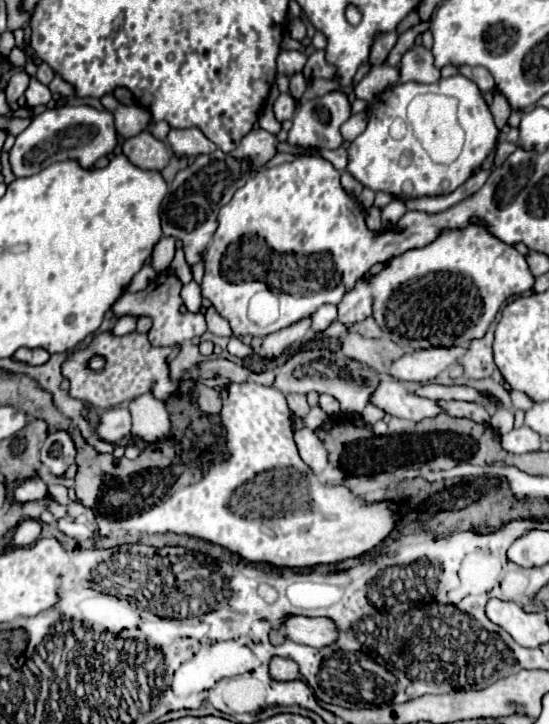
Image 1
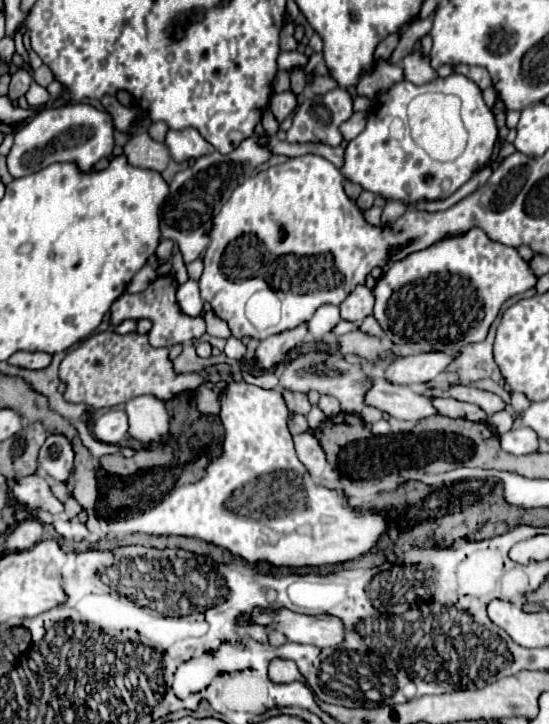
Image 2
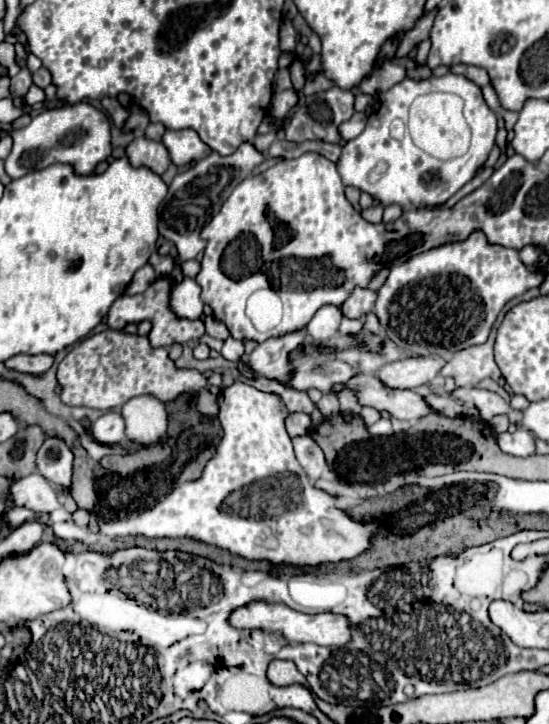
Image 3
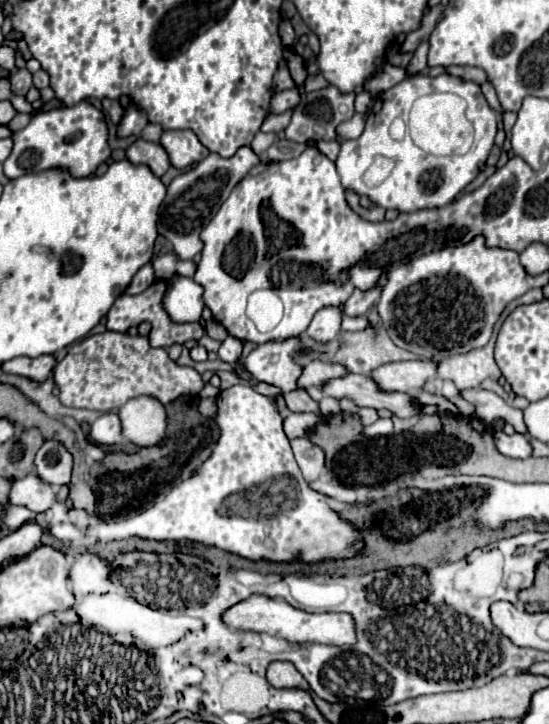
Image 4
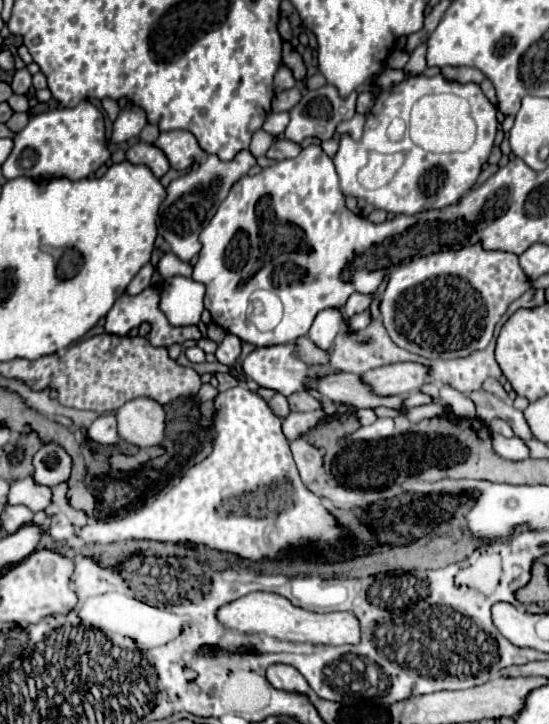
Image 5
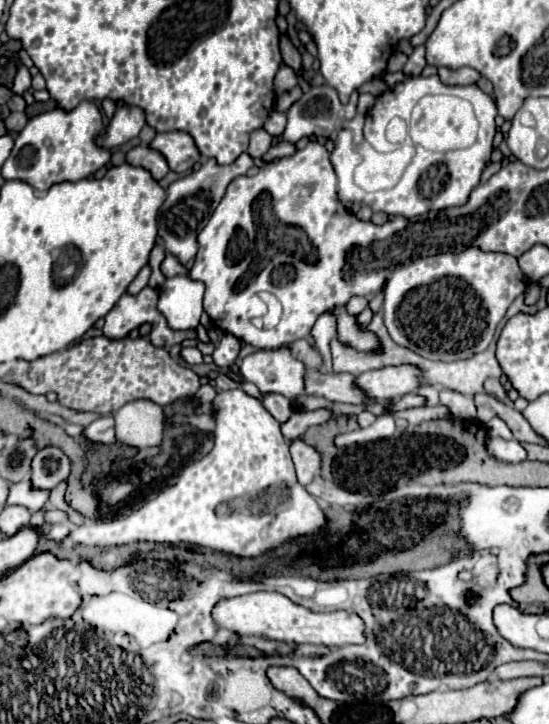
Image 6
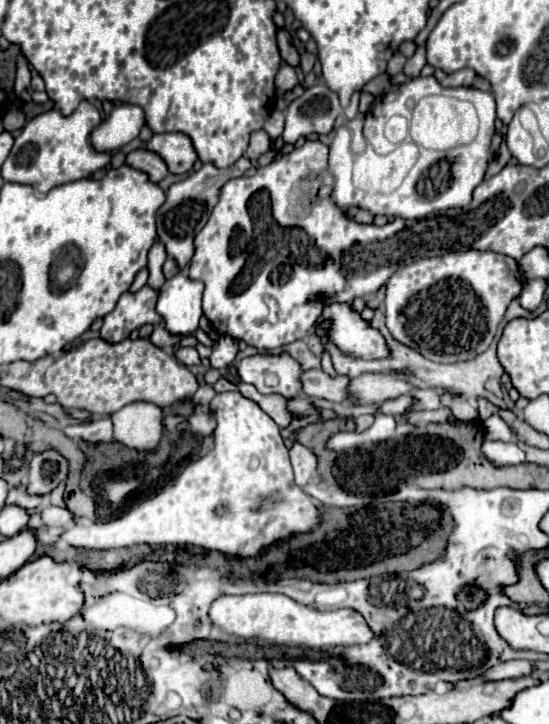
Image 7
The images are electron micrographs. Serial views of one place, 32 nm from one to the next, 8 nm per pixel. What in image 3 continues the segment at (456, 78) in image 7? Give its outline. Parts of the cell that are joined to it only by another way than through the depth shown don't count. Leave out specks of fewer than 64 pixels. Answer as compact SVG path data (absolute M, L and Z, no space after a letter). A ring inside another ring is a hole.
M458 64L458 66L450 66L450 72L464 76L464 78L476 82L478 86L486 86L486 84L490 82L486 70L484 70L484 68L478 68L478 66L464 66L464 64Z

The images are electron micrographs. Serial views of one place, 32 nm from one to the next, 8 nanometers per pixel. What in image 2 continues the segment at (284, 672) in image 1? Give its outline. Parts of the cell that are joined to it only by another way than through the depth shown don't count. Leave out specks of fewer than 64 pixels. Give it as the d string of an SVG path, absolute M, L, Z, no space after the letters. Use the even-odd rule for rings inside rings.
M274 658L268 668L268 678L276 684L288 684L288 682L304 682L304 676L300 674L298 666L292 660Z

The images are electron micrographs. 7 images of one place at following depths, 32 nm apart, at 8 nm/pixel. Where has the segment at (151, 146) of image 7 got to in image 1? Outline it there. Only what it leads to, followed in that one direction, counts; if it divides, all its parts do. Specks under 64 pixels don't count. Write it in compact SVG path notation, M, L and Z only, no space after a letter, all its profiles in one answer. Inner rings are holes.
M184 128L184 130L170 130L168 144L176 158L184 156L200 156L214 152L216 146L198 130L198 128Z

